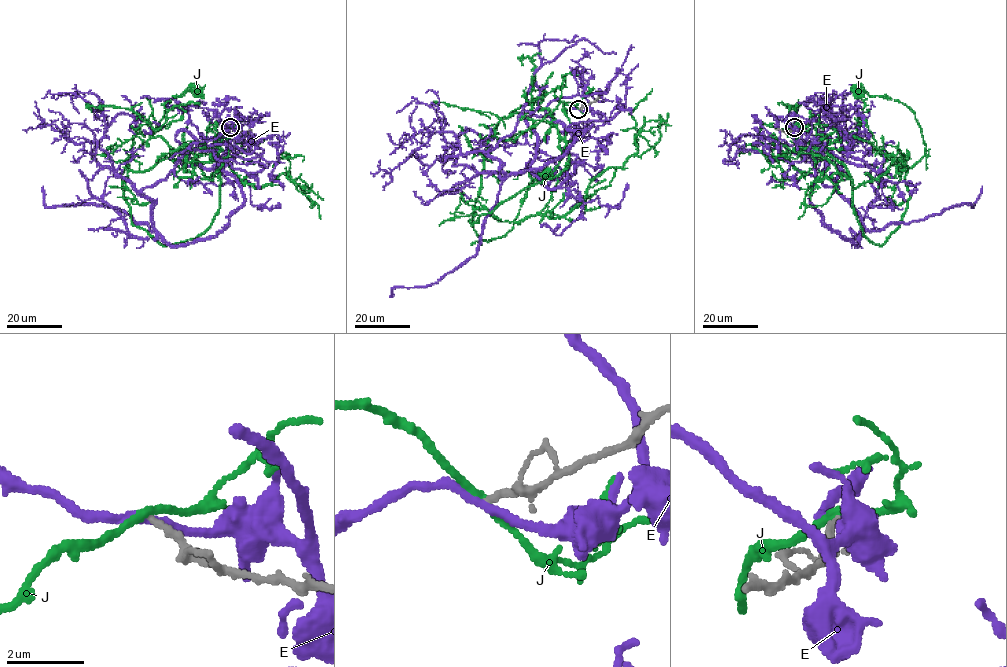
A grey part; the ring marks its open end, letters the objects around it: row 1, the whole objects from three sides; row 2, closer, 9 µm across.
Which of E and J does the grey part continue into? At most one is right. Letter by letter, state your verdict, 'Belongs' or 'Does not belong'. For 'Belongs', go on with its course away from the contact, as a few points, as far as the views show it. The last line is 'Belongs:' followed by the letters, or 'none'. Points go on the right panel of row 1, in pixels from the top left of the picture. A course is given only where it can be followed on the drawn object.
E: Does not belong
J: Does not belong
Belongs: none

